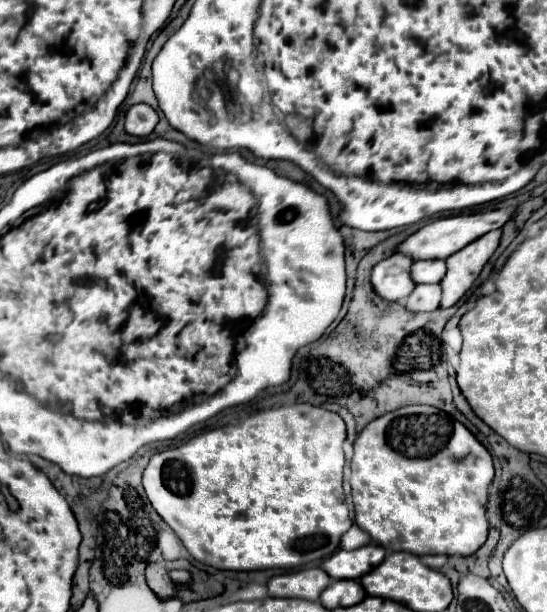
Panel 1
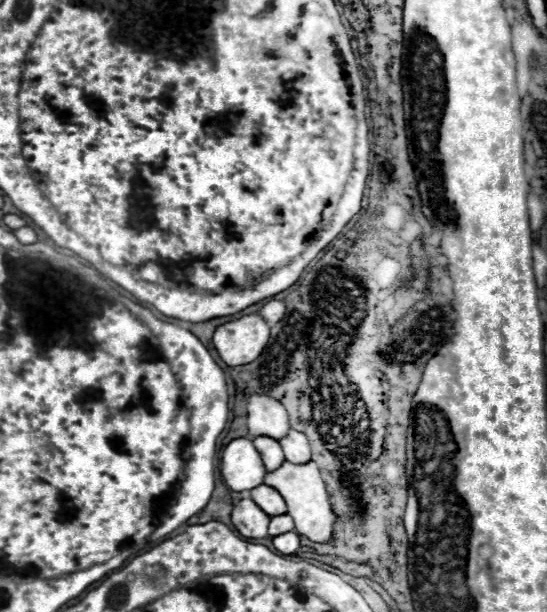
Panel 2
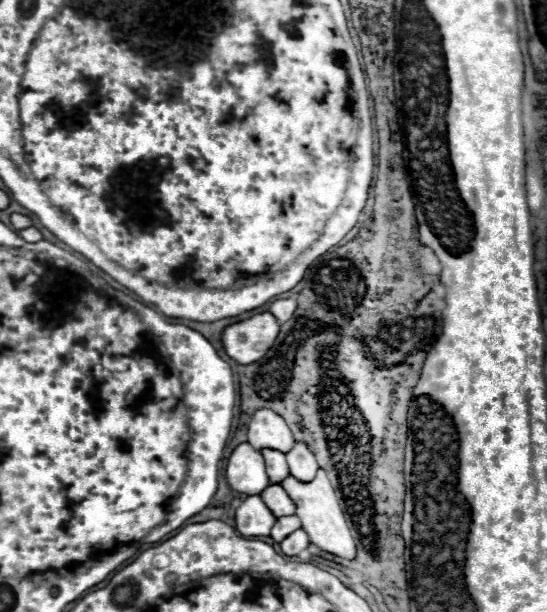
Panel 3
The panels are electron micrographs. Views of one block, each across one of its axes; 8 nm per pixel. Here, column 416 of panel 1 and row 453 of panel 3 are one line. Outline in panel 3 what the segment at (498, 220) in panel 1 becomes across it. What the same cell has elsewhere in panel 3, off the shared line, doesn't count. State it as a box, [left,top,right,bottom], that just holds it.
[226,442,268,494]

